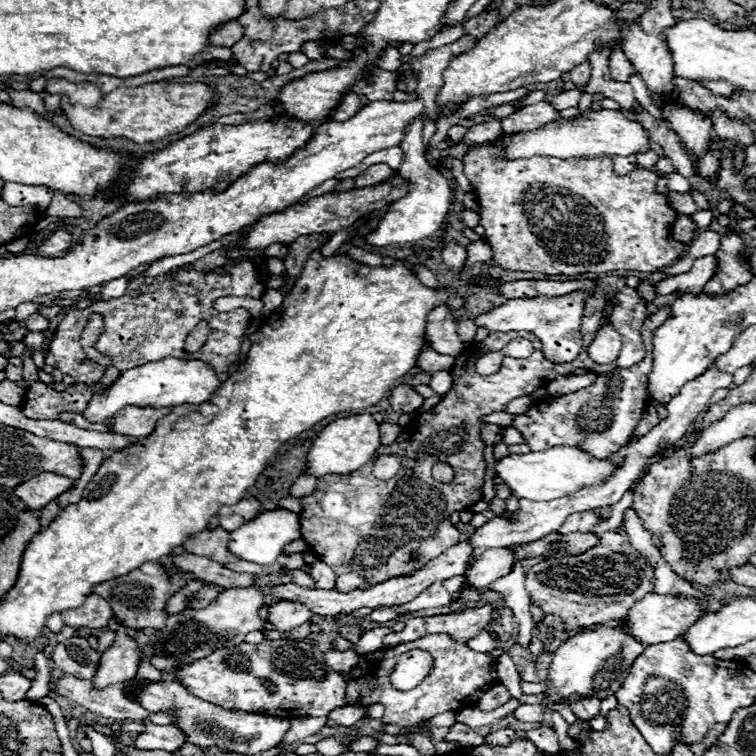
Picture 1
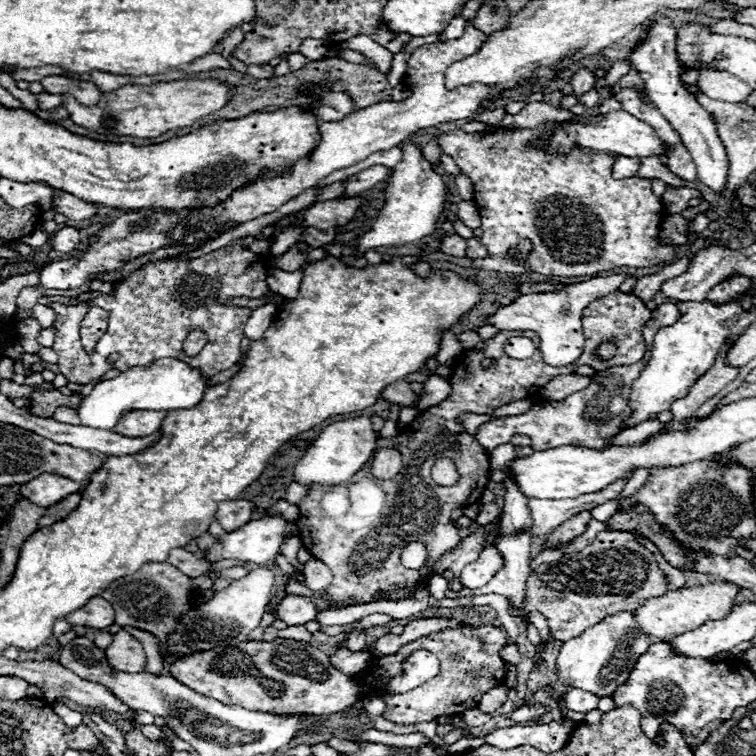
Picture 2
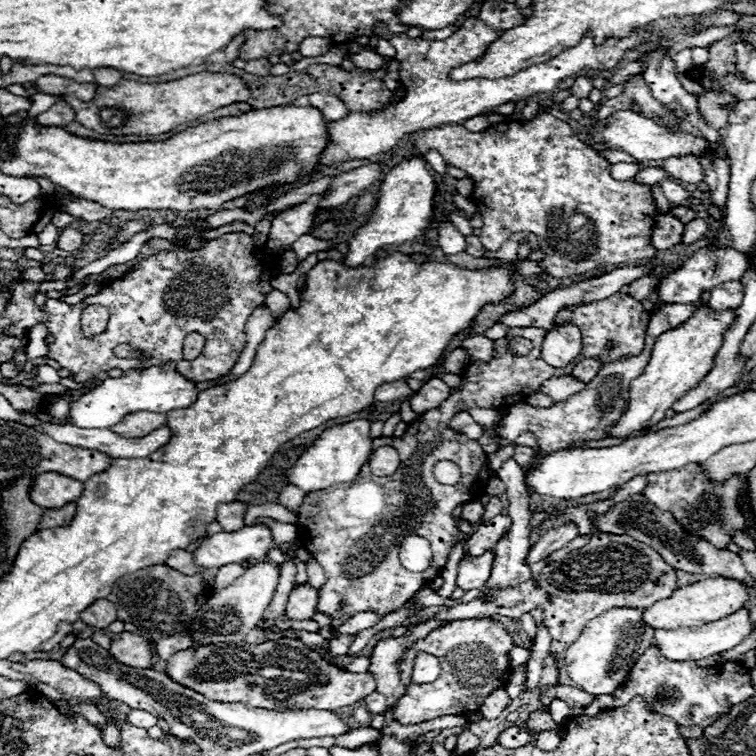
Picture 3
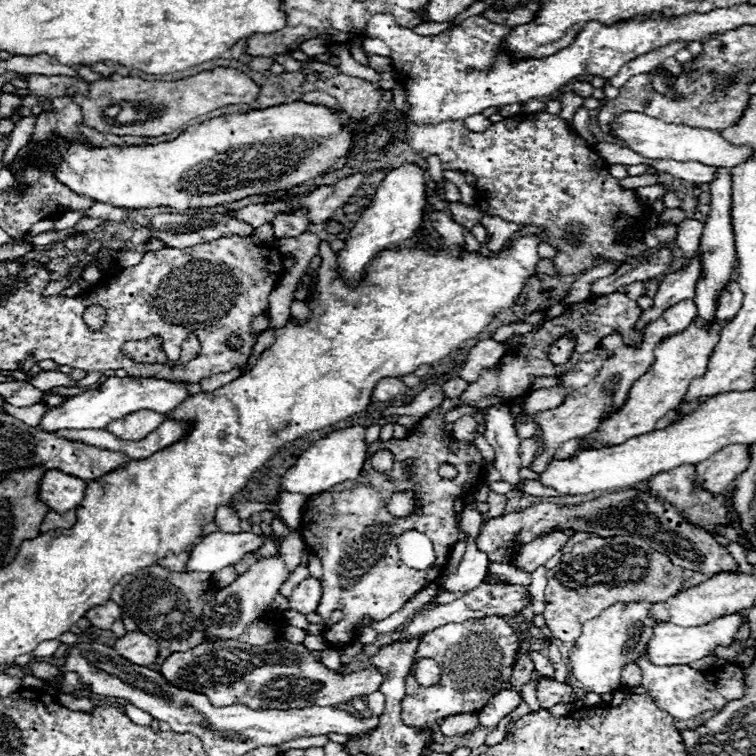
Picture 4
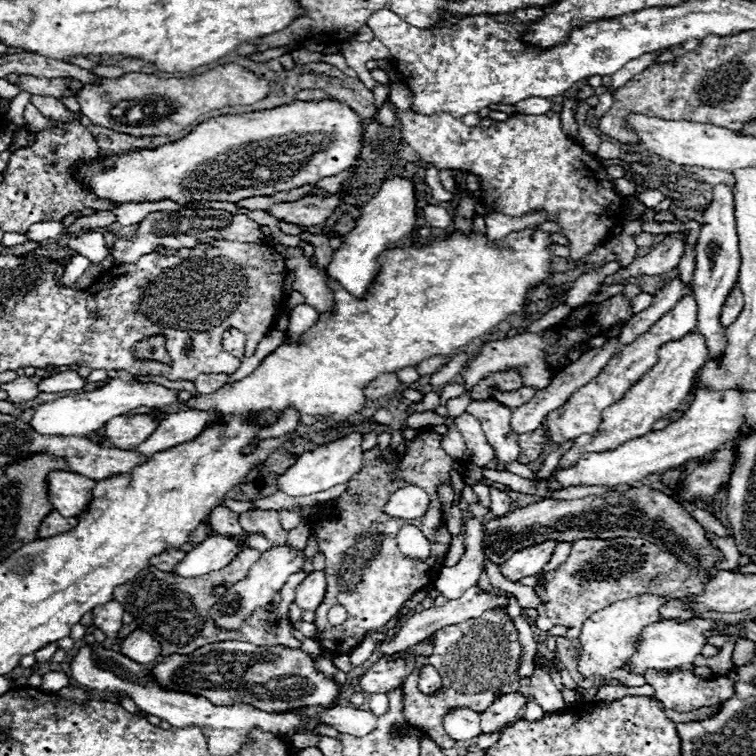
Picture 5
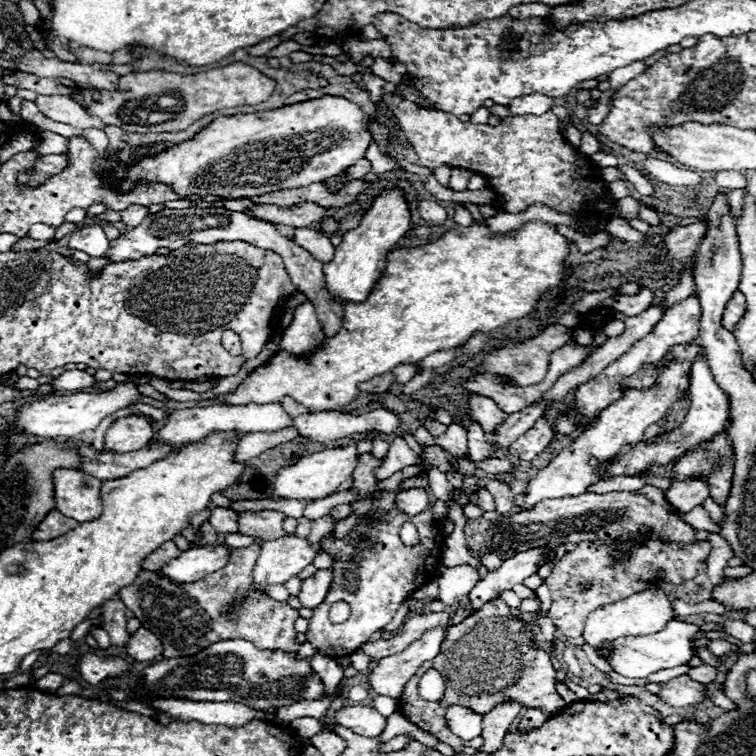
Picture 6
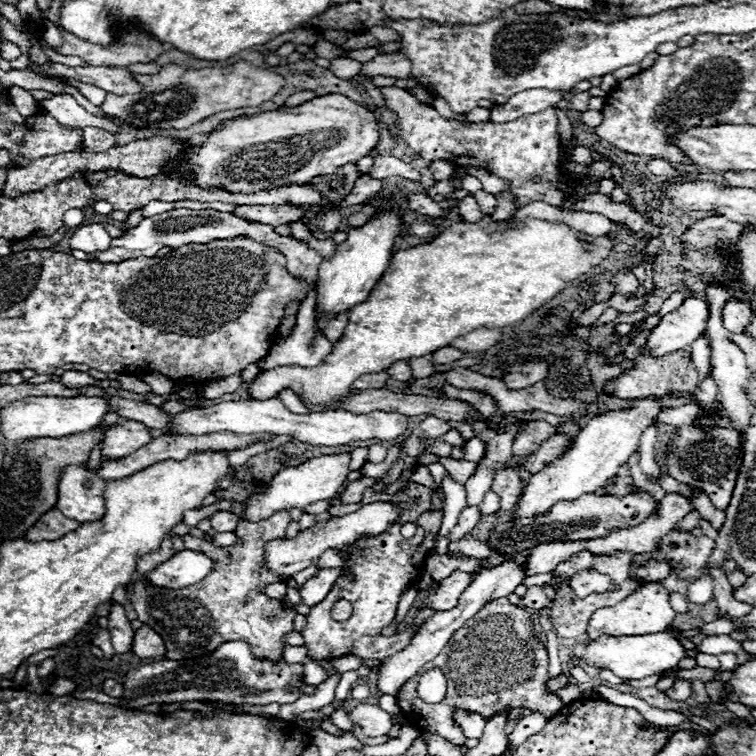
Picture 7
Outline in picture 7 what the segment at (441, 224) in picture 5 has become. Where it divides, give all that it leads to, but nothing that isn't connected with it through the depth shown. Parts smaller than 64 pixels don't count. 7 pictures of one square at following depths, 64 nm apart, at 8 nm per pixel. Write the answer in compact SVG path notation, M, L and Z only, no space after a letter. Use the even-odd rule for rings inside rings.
M412 194L408 198L408 204L414 212L422 214L422 216L430 216L430 218L440 218L442 214L442 208L430 198L430 196L424 196L424 194Z

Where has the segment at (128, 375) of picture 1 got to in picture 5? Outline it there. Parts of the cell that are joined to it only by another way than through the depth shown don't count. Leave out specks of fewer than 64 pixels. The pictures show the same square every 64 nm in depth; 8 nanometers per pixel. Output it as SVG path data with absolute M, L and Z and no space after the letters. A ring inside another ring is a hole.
M112 378L108 384L104 384L98 390L92 392L78 392L72 396L62 396L58 400L40 404L30 426L34 430L38 430L40 434L54 434L54 436L82 436L86 432L98 430L102 428L110 418L114 416L122 416L130 410L136 408L154 408L154 410L162 410L170 404L178 402L178 390L170 390L164 388L162 384L154 384L154 382L138 382L138 380L120 380L120 378Z

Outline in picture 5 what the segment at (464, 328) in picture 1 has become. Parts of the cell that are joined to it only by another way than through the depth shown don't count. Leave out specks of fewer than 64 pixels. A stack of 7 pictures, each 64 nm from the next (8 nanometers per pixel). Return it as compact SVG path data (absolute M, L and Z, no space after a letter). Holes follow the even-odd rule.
M522 334L522 336L514 336L508 340L494 340L494 342L486 342L482 344L482 348L476 352L476 356L468 362L468 366L462 372L462 378L466 382L466 386L474 386L480 379L485 378L494 372L503 372L508 368L520 368L522 376L524 376L524 384L532 386L536 390L546 388L552 382L552 374L544 368L544 350L556 340L556 334L548 336L548 334Z

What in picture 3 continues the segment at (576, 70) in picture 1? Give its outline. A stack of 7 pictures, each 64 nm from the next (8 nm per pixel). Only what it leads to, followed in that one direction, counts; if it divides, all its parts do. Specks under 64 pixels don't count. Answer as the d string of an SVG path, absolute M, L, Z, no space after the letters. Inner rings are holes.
M578 76L572 84L572 94L576 98L586 98L590 90L592 90L592 78L590 76Z

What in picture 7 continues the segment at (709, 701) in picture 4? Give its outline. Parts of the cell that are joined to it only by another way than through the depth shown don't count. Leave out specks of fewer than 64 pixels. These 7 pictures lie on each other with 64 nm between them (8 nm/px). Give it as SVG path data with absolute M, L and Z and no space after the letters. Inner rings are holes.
M680 678L680 680L676 680L674 682L674 686L670 688L670 690L666 690L664 694L670 698L670 700L676 700L676 702L686 702L690 696L692 696L692 684L690 684L690 680L684 680L684 678Z

